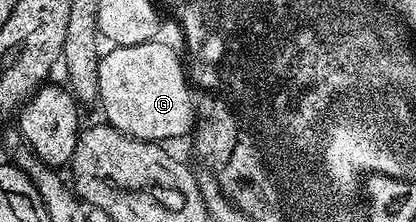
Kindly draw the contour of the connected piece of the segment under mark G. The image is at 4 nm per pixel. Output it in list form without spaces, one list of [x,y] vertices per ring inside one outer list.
[[[161,42],[140,43],[130,47],[114,46],[109,49],[113,51],[105,51],[100,56],[100,63],[97,64],[99,107],[103,112],[104,122],[130,135],[132,139],[166,141],[165,139],[177,139],[180,135],[188,136],[199,119],[198,108],[193,108],[195,91],[187,78],[186,64],[182,56],[181,59],[177,56],[175,48]]]

